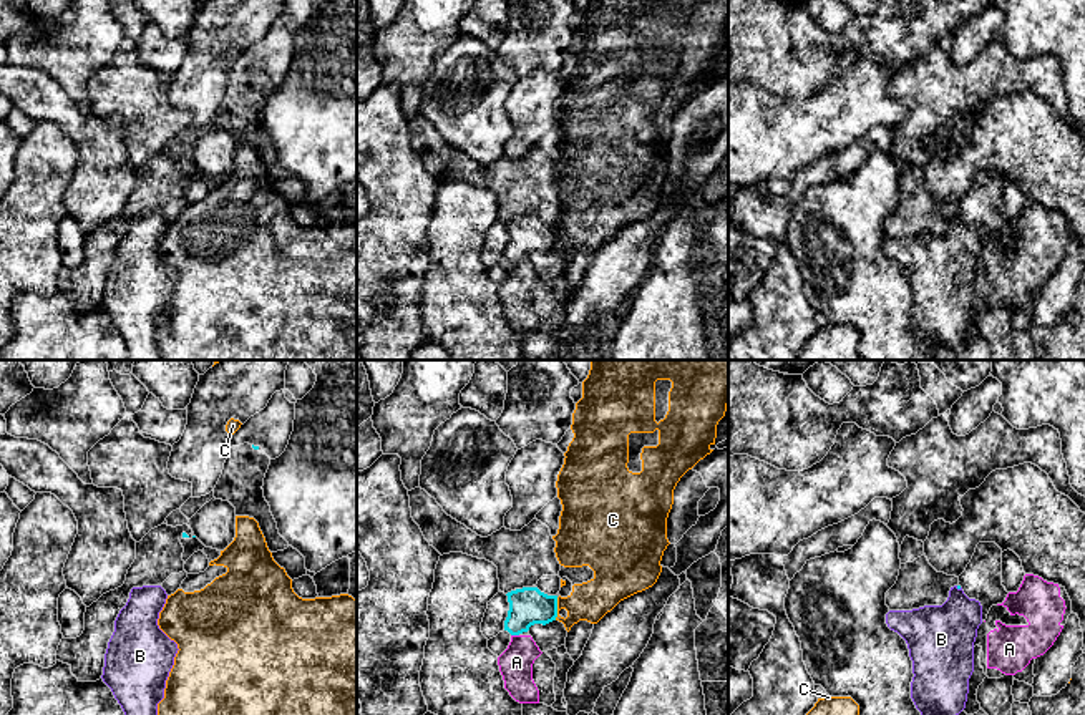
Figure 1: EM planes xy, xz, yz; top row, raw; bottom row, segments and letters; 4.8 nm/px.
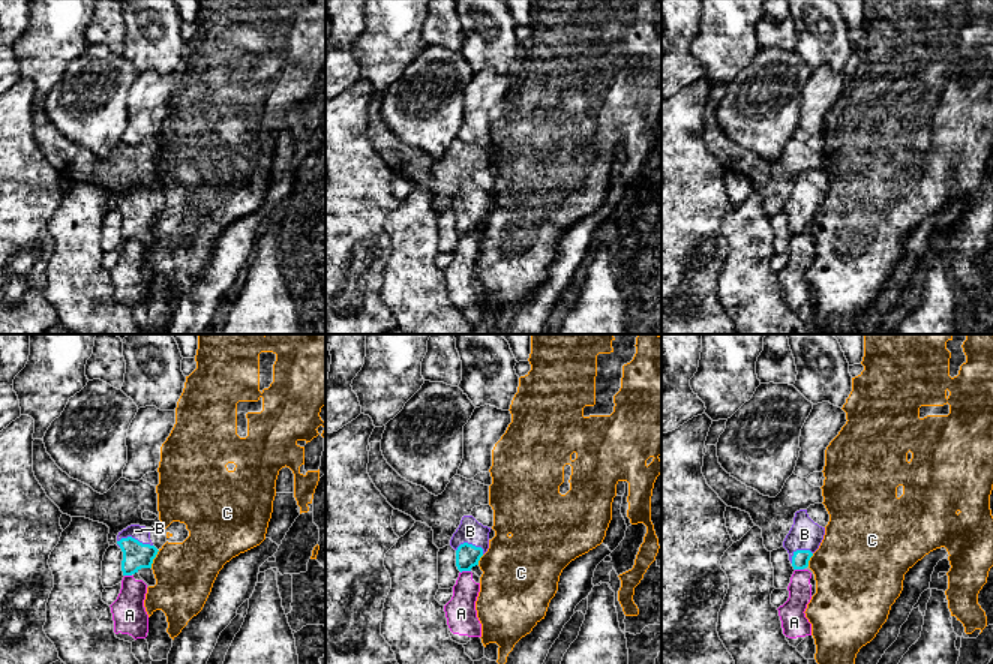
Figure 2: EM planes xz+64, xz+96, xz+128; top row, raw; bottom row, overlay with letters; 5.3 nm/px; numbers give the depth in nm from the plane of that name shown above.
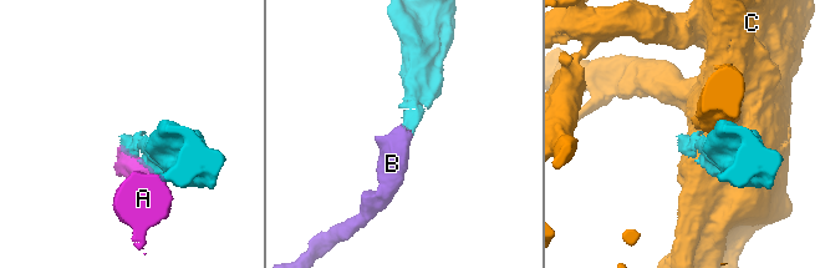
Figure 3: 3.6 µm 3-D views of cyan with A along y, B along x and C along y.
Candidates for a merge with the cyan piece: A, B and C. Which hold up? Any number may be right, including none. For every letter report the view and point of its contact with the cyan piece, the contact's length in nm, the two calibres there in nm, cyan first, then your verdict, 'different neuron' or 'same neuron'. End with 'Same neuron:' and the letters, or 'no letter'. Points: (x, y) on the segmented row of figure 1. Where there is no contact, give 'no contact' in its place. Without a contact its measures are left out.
A: contact xz (515, 634); length 40 nm; calibres 190 and 160 nm; different neuron
B: contact yz (959, 588); length 30 nm; calibres 20 and 300 nm; same neuron
C: contact xz (556, 609); length 110 nm; calibres 190 and 190 nm; different neuron
Same neuron: B

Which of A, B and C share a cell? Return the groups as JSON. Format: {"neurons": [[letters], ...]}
{"neurons": [["A"], ["B"], ["C"]]}

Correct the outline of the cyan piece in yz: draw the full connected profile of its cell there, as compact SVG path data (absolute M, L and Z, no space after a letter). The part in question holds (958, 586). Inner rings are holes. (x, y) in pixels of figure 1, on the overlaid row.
M954 586L942 606L889 610L886 624L907 644L914 674L911 698L921 715L959 715L974 672L980 602Z

